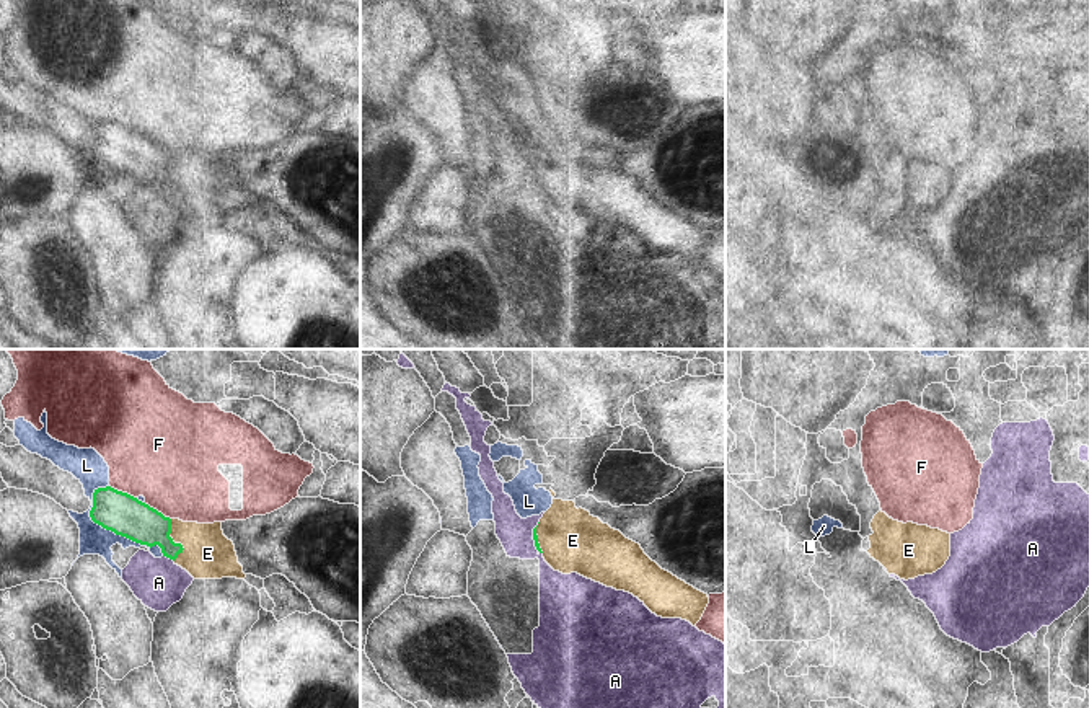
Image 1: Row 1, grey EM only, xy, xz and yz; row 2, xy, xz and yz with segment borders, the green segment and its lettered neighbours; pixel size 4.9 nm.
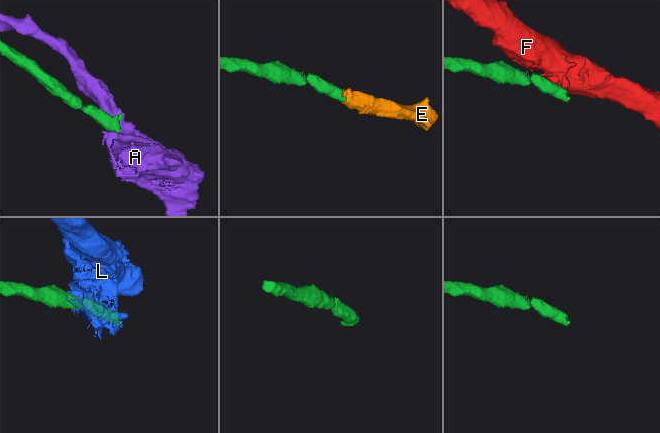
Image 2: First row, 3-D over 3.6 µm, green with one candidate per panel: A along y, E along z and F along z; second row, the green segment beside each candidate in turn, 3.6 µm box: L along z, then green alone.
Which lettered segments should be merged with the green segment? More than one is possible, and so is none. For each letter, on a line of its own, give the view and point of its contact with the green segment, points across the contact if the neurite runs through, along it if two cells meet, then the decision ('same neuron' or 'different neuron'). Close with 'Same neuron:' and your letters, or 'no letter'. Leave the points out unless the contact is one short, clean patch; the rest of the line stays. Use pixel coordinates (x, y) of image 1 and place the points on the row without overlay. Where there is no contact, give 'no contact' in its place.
A: xy (168, 191) | along xy (163, 190), (173, 196) | different neuron
E: xy (173, 176) | across xy (129, 152), (162, 165), (173, 176), (185, 176), (207, 188) | same neuron
F: xy (121, 126) | different neuron
L: xy (114, 167) | different neuron
Same neuron: E

